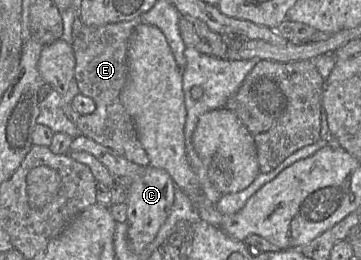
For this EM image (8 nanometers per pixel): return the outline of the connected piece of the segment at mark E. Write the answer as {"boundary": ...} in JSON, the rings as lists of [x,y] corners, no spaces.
{"boundary":[[[140,17],[100,26],[84,26],[73,37],[71,45],[75,55],[74,80],[79,93],[93,99],[96,105],[94,112],[80,116],[75,123],[76,127],[82,135],[114,150],[127,160],[146,167],[149,165],[148,155],[137,137],[132,118],[120,100],[128,74],[129,41],[135,28],[142,23]]]}

